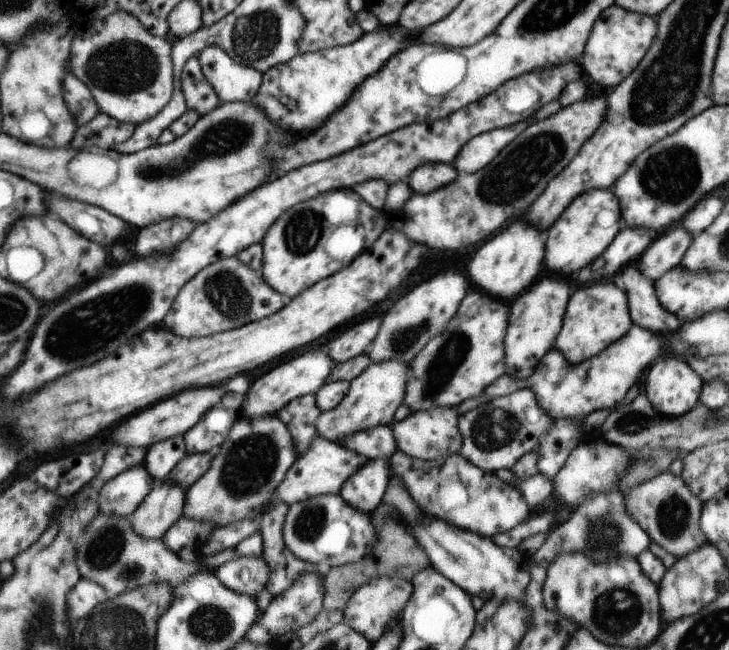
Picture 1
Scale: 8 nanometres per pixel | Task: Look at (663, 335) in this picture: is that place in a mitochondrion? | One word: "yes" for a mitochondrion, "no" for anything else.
no

